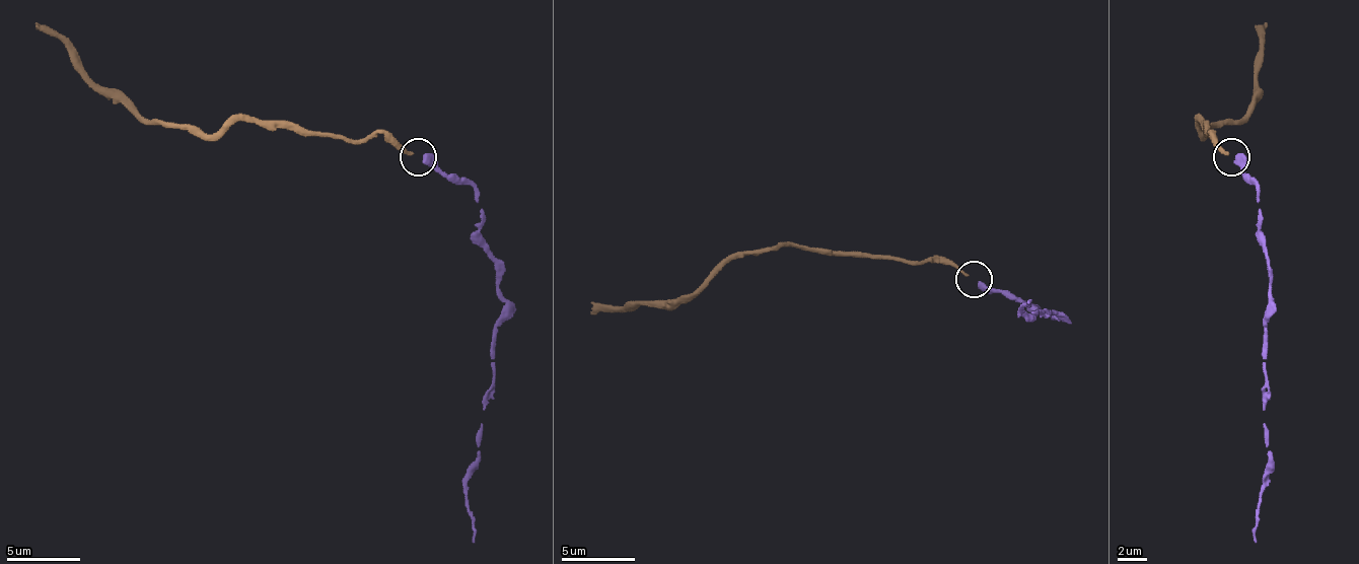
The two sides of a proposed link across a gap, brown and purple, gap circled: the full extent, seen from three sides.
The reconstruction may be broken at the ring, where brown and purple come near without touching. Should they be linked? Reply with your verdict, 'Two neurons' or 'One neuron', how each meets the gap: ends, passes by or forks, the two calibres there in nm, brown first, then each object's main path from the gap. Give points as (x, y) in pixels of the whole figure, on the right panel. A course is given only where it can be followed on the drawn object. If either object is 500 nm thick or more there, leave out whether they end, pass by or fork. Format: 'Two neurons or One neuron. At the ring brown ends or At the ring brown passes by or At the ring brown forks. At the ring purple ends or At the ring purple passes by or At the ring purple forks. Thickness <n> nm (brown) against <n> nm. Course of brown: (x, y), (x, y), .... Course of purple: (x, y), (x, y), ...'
One neuron. Thickness 200 nm (brown) against 500 nm. Course of brown: (1229, 154), (1200, 121), (1203, 136), (1211, 129), (1232, 125), (1250, 107), (1255, 55), (1266, 22). Course of purple: (1236, 157), (1259, 191), (1259, 245), (1269, 264), (1266, 389), (1262, 411), (1269, 466), (1262, 481), (1255, 543)

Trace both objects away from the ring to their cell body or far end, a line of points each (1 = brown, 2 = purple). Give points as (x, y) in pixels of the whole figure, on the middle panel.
1: (968, 276), (938, 262), (781, 247), (729, 258), (677, 298), (590, 312)
2: (979, 283), (1015, 294), (1049, 316), (1060, 316), (1038, 309), (1033, 316), (1023, 309), (1026, 301)

